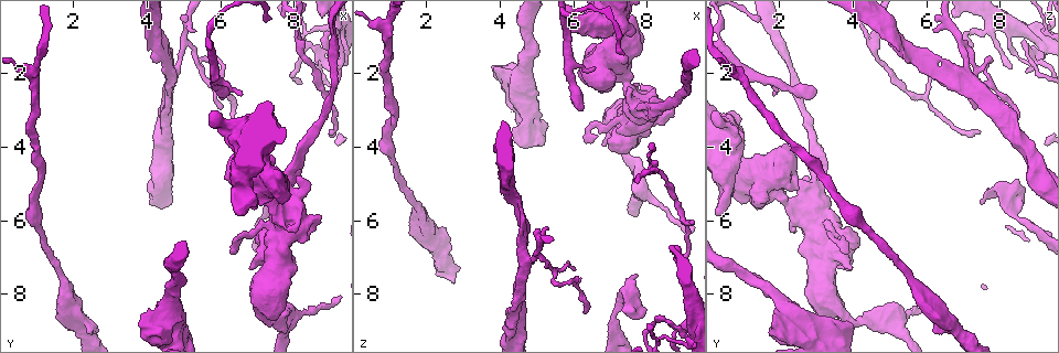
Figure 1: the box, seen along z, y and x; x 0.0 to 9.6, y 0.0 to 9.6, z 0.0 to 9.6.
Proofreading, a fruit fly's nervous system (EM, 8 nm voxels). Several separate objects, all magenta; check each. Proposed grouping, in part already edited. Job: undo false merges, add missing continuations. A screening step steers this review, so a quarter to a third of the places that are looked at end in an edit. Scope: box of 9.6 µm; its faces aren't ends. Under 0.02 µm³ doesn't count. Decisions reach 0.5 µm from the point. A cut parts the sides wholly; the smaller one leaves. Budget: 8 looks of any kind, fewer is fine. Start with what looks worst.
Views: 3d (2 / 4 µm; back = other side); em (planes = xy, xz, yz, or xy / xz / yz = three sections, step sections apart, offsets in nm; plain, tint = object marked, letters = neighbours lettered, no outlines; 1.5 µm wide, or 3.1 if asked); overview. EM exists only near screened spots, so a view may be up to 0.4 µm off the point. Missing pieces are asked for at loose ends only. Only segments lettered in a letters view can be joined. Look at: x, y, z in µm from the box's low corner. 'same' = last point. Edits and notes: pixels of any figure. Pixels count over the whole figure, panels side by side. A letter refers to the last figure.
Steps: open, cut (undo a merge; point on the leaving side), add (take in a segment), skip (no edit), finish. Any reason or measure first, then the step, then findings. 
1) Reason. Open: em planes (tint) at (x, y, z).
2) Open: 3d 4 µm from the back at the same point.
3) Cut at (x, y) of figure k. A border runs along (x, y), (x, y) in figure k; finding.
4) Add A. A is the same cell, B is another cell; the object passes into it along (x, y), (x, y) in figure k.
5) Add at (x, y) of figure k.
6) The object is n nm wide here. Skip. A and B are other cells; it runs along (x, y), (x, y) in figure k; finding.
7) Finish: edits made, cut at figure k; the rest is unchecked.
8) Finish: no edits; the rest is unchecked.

Two arms in line, one across. Open: em planes (letters) at (5.05, 1.25, 6.95).

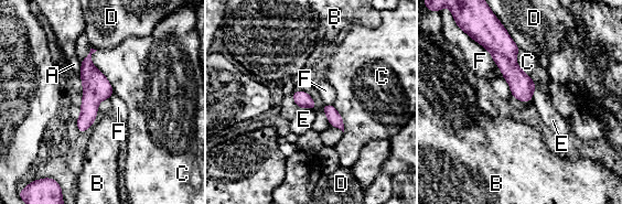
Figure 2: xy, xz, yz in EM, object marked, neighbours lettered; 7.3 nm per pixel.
Skip. A, B, C, D, E and F are other cells; continuous, no second cell.

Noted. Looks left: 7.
Tapers out. Open: em planes (plain) at (6.35, 6.90, 3.90).

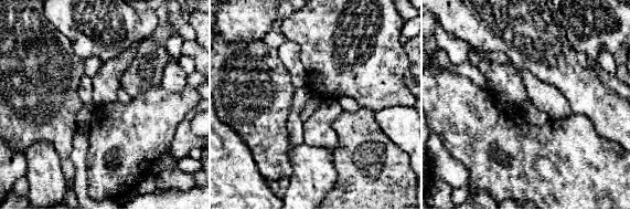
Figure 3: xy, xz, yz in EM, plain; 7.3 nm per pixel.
What lies round it. Open: em planes (letters) at the same point.

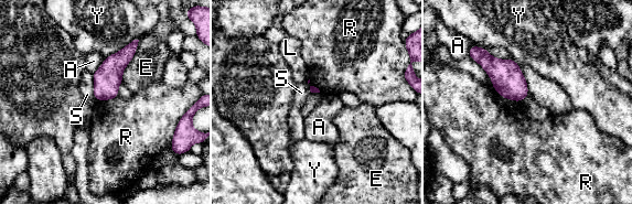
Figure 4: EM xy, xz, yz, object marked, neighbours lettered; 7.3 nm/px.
Skip. A, E, L, R, S and Y are other cells; a border runs along (474, 45), (495, 57), (514, 61) in figure 4; none of them fits.

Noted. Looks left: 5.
Branch stops here. Open: em xz step 8 (letters) at (7.65, 8.90, 4.95).

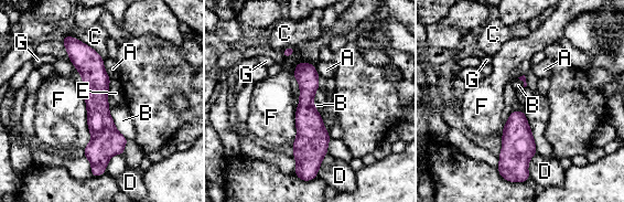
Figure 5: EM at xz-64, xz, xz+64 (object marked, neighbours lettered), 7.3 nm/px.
Open: em planes (letters) at the same point.

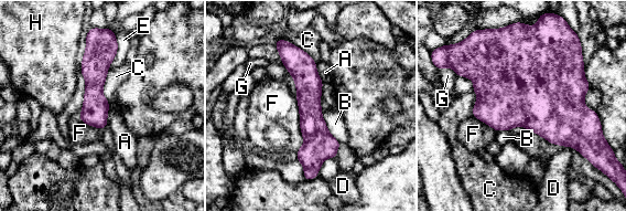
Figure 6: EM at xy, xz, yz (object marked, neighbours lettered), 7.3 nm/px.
The object is 180 nm wide here. Skip. A, B, C, D, E, F, G and H are other cells; a border runs along (295, 97), (303, 139), (297, 151) in figure 6; no lettered segment goes on from it.

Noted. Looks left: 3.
Finish: no edits; the rest is unchecked.

